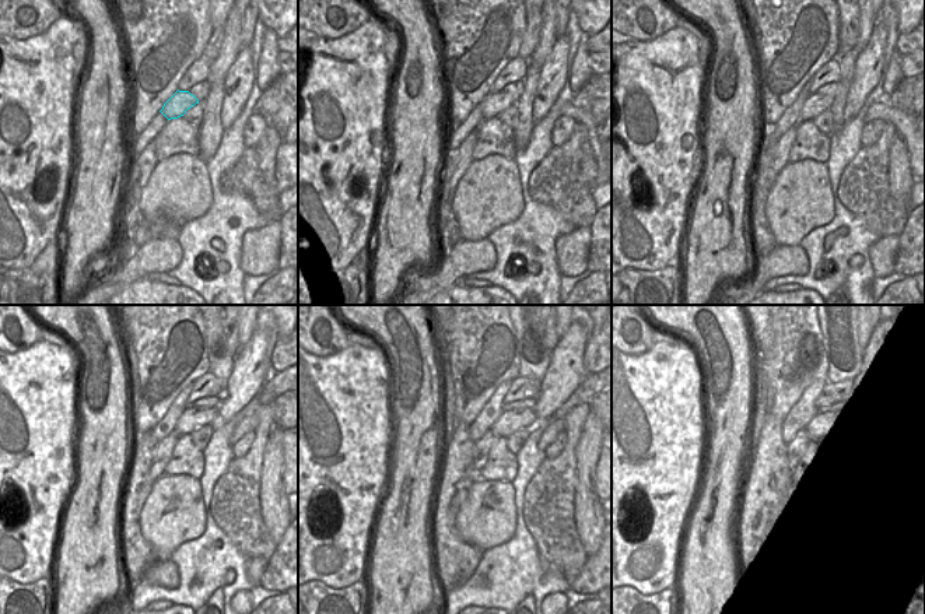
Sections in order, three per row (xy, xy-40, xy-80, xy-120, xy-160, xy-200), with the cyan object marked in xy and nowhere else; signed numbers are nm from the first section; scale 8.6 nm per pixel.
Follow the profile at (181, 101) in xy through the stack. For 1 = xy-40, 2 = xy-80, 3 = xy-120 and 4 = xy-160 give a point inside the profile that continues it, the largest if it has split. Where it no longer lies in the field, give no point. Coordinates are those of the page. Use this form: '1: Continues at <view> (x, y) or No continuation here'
1: Continues at xy-40 (494, 102)
2: Continues at xy-80 (816, 104)
3: Continues at xy-120 (192, 418)
4: Continues at xy-160 (510, 421)

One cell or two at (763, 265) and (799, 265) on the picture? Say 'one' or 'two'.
one

